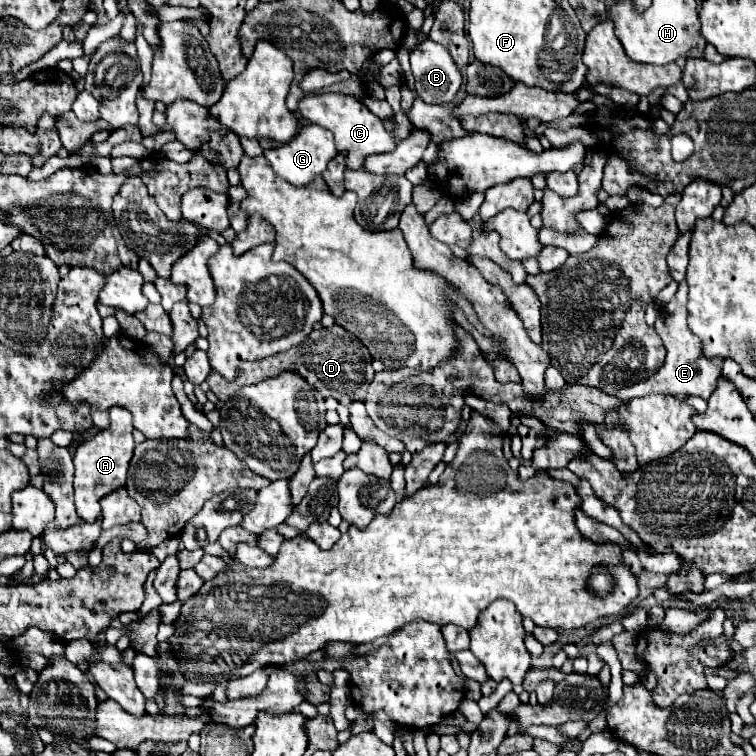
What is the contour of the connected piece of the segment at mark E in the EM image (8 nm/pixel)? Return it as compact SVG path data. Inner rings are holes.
M680 282L680 288L676 292L676 296L660 308L660 314L656 318L654 328L660 334L660 338L664 342L664 348L668 352L662 368L658 372L654 372L648 380L632 384L628 388L622 388L618 392L618 398L622 396L622 400L632 400L632 398L640 398L640 396L646 396L646 394L672 394L672 396L688 394L688 396L700 396L704 400L710 398L710 394L716 388L714 386L714 366L718 366L718 370L720 370L718 378L720 378L722 376L722 358L708 360L702 354L700 340L688 330L688 324L686 324L686 316L688 316L686 300L688 300L688 286L686 286L686 282Z

